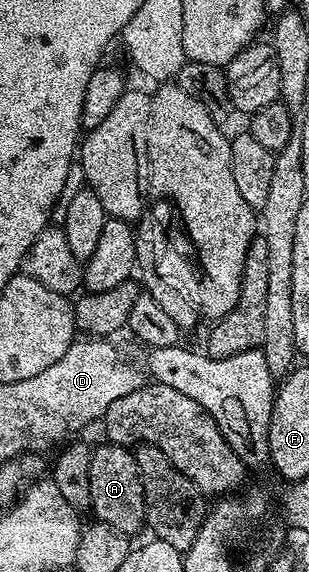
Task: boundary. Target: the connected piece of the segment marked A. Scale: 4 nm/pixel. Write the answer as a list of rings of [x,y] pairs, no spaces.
[[[106,442],[105,447],[92,448],[89,457],[91,501],[89,507],[100,522],[111,525],[126,537],[133,537],[145,523],[145,498],[141,492],[141,475],[137,471],[134,452],[128,446]]]

